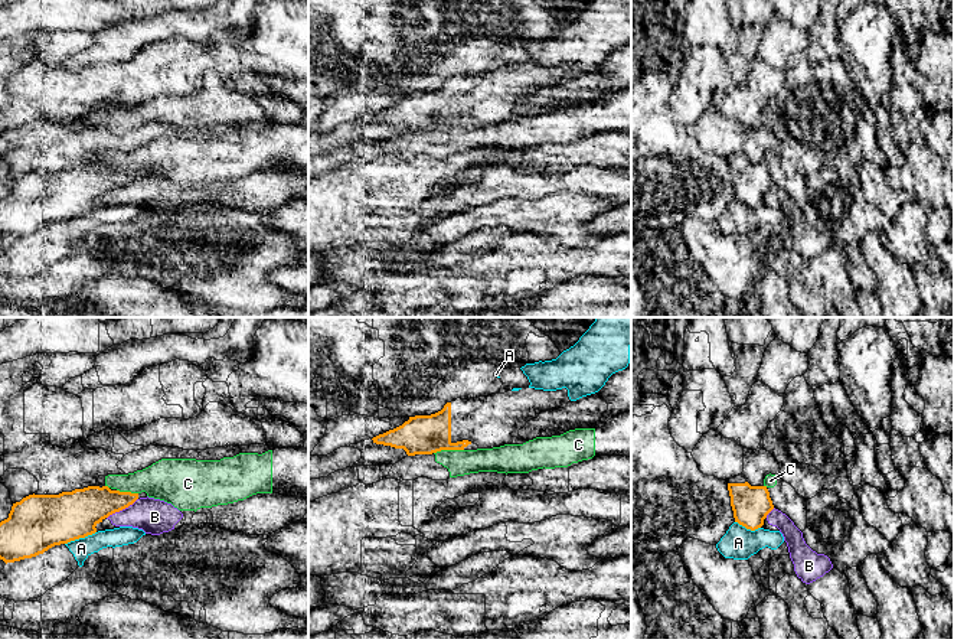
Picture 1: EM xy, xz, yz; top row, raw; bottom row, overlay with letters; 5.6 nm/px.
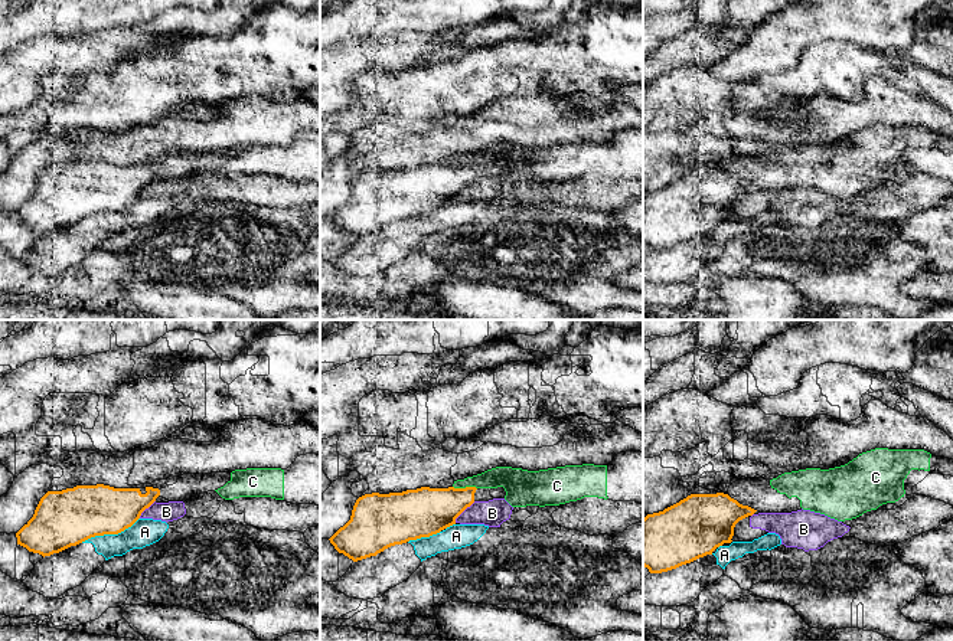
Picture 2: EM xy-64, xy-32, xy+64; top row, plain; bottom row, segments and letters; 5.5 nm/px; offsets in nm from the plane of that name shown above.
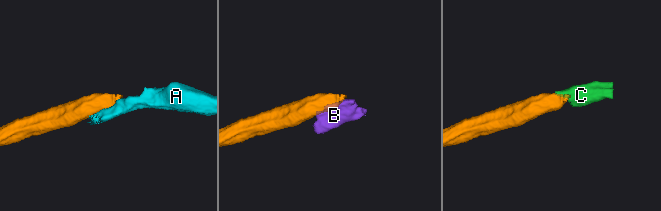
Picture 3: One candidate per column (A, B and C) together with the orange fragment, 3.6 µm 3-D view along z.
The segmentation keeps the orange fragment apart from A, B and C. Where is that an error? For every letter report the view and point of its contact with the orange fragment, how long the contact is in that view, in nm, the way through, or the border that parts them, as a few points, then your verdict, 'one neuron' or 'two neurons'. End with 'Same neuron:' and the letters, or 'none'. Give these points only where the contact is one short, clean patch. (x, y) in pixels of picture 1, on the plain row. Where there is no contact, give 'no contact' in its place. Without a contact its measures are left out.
A: xy (79, 214) | 190 nm | two neurons
B: xy (121, 186) | 200 nm | along xy (137, 175), (107, 195) | two neurons
C: xz (448, 126) | 170 nm | along xz (463, 126), (441, 126), (434, 130) | two neurons
Same neuron: none

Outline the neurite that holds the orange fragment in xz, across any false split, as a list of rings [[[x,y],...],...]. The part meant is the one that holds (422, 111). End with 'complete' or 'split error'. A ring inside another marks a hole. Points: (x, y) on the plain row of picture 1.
[[[522,65],[504,71],[491,71],[487,74],[447,79],[444,85],[431,92],[409,94],[402,102],[373,114],[373,120],[404,125],[408,133],[432,131],[441,127],[464,127],[474,120],[478,125],[493,125],[504,121],[523,121],[525,115],[519,107],[527,98],[536,95],[543,88],[555,87],[563,81],[572,79],[568,66],[543,68],[535,65]]]; split error

